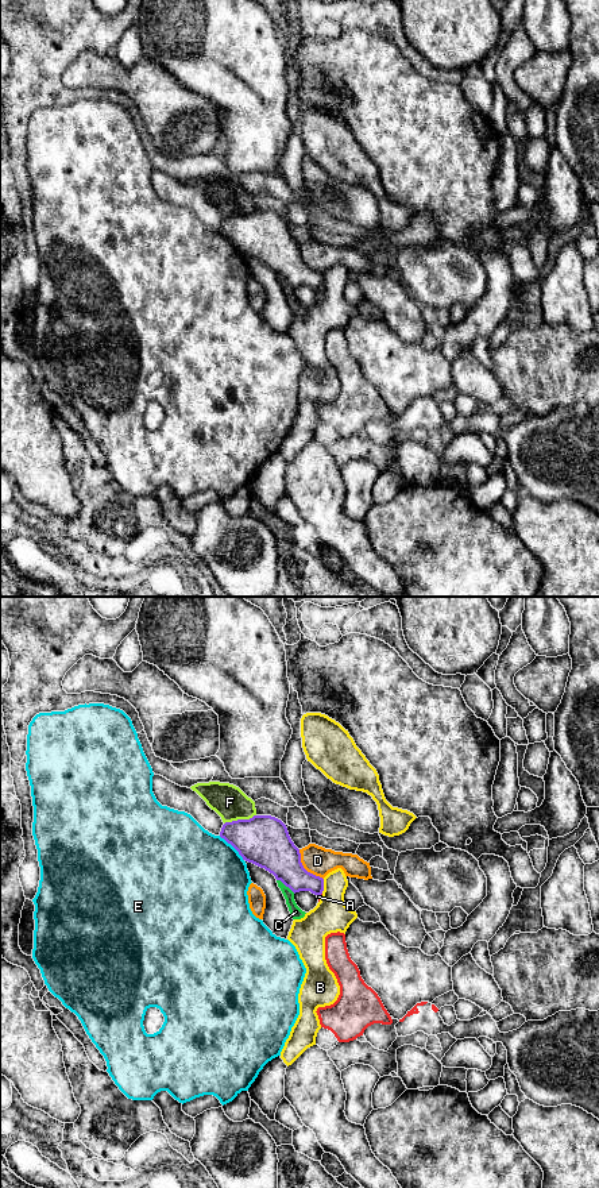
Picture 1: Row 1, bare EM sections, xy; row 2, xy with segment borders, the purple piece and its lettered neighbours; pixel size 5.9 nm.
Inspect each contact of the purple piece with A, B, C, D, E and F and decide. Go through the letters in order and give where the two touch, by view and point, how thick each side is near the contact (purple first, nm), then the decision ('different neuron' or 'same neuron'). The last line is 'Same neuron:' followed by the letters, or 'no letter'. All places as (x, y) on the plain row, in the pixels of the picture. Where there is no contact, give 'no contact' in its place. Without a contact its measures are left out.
A: meets purple in xy at (319, 289); 180 nm thick on the purple side, 20 nm on the other; different neuron
B: meets purple in xy at (323, 281); 180 nm thick on the purple side, 200 nm on the other; different neuron
C: meets purple in xy at (286, 281); 260 nm thick on the purple side, 70 nm on the other; different neuron
D: meets purple in xy at (304, 263); 280 nm thick on the purple side, 170 nm on the other; different neuron
E: meets purple in xy at (232, 240); 300 nm thick on the purple side, 500 nm on the other; different neuron
F: meets purple in xy at (239, 215); 300 nm thick on the purple side, 200 nm on the other; different neuron
Same neuron: no letter

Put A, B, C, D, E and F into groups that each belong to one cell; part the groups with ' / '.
A / B / C F / D / E

